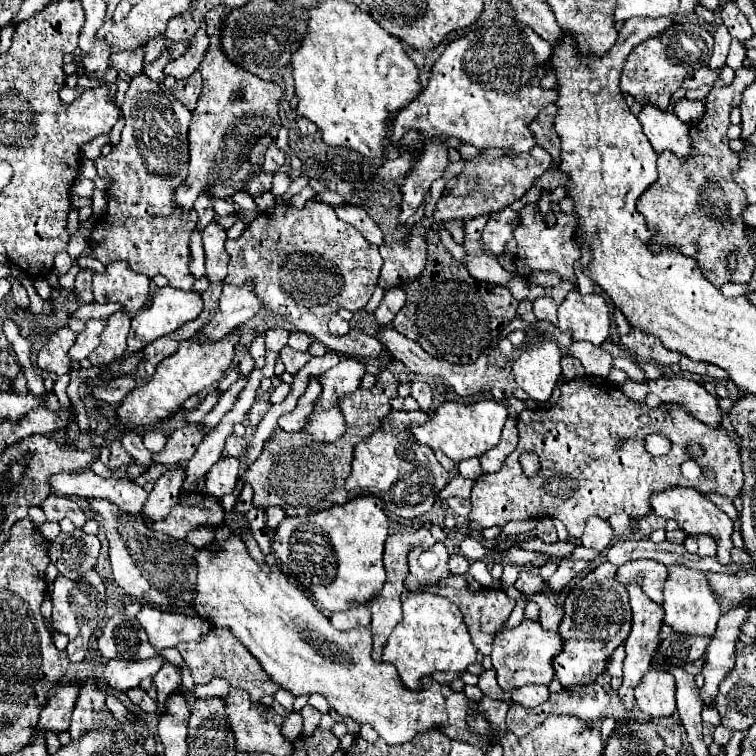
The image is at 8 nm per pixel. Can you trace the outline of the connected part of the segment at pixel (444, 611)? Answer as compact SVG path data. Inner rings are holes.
M405 591L401 595L401 605L403 619L397 623L387 641L387 647L383 649L383 661L393 663L397 667L399 677L407 689L419 689L421 677L431 675L433 671L457 673L467 669L467 665L475 663L477 649L455 603L429 591L423 593Z

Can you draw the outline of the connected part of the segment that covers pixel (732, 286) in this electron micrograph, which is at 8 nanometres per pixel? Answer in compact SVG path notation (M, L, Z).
M725 283L723 287L721 287L721 293L729 299L729 297L739 297L739 295L745 295L745 291L747 291L747 285L737 285L737 283Z

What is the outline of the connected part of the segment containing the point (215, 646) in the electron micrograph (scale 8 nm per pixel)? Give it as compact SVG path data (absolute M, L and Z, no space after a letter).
M213 627L207 639L199 643L179 643L177 649L185 659L195 683L209 683L213 677L225 677L231 687L245 689L251 695L251 701L261 701L265 695L277 693L279 689L277 683L271 683L271 677L263 671L263 667L259 667L259 661L231 635L231 631L227 631L227 627Z

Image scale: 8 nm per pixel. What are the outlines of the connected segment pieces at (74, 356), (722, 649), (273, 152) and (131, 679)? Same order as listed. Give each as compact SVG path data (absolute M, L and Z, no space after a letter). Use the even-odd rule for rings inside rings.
M103 319L87 321L87 329L77 335L77 341L71 347L71 351L69 351L71 361L81 361L81 359L89 357L89 353L99 345L99 335L101 335L103 327L105 327Z
M743 599L737 607L731 607L717 623L715 637L711 639L705 651L703 677L705 685L701 687L703 705L713 707L715 695L719 693L719 683L725 679L735 663L735 643L741 635L741 623L749 621L749 611L755 609L755 599Z
M273 143L267 151L265 151L265 163L263 163L263 171L265 173L275 173L283 167L285 163L285 153L281 149L277 149L277 145Z
M155 657L155 659L147 659L147 661L109 661L103 673L105 683L111 689L117 691L127 691L131 687L137 687L143 679L153 679L159 671L159 667L163 667L165 659L163 657Z

